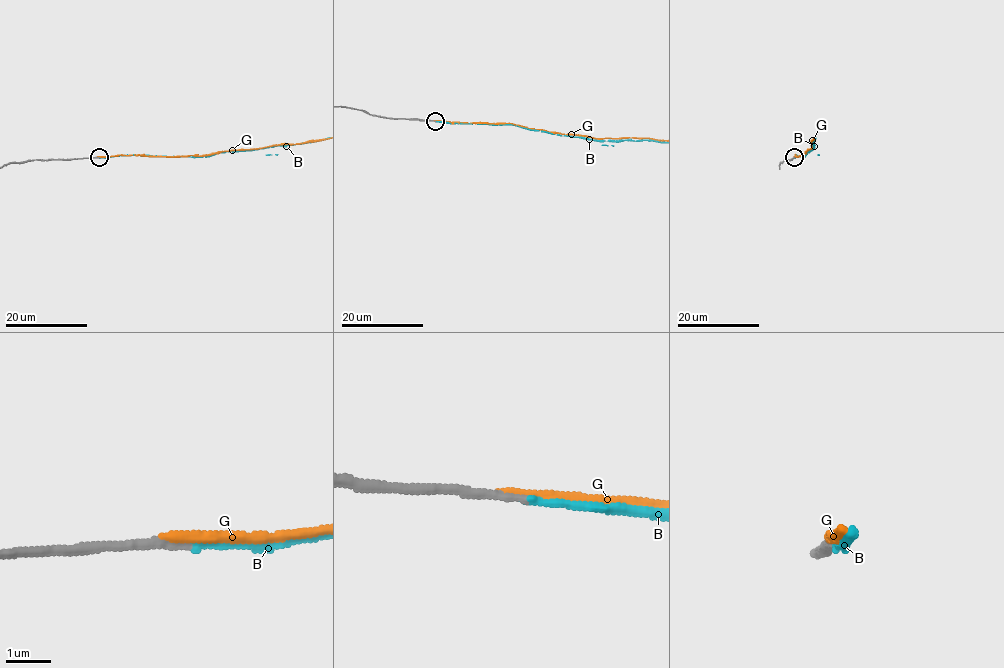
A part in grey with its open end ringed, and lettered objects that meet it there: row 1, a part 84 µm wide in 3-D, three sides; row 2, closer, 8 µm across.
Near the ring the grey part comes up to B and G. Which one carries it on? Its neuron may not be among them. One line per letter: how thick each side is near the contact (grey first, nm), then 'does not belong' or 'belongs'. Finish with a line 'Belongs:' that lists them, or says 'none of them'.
B: calibres 220 and 190 nm; belongs
G: calibres 240 and 200 nm; does not belong
Belongs: B

